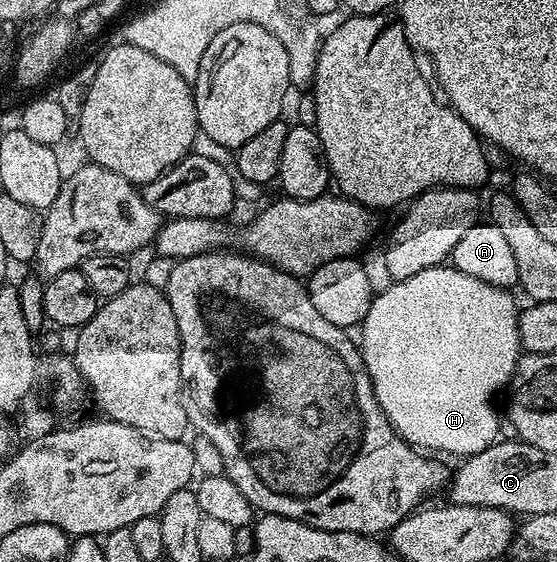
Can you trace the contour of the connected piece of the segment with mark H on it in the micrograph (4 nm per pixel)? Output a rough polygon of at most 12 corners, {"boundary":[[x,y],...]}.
{"boundary":[[453,266],[375,295],[362,361],[434,454],[498,437],[511,293]]}

